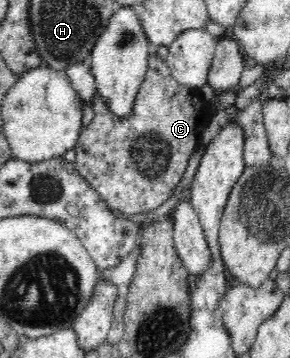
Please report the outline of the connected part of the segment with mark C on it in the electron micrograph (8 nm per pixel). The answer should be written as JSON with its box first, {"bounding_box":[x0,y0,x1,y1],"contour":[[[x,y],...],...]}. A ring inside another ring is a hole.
{"bounding_box":[76,49,212,219],"contour":[[[153,49],[148,56],[148,72],[143,78],[135,98],[132,114],[126,118],[114,116],[98,91],[92,98],[94,117],[92,122],[82,128],[76,143],[76,170],[101,194],[109,207],[132,219],[145,212],[158,208],[170,198],[184,176],[190,155],[201,142],[202,132],[208,126],[212,114],[210,103],[204,101],[199,88],[180,84],[173,76],[168,63],[156,55]]]}

